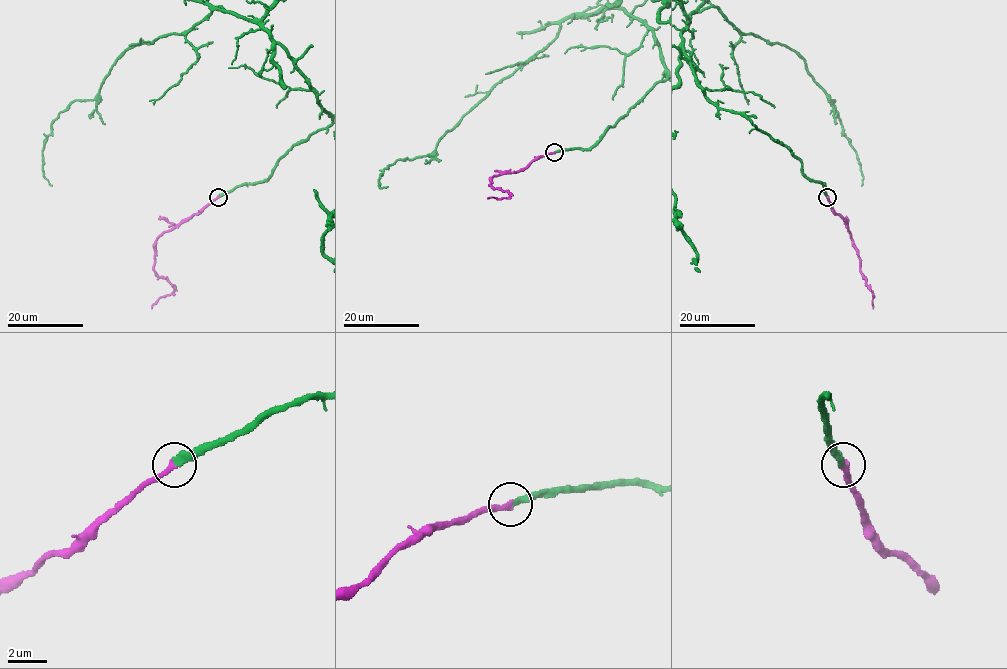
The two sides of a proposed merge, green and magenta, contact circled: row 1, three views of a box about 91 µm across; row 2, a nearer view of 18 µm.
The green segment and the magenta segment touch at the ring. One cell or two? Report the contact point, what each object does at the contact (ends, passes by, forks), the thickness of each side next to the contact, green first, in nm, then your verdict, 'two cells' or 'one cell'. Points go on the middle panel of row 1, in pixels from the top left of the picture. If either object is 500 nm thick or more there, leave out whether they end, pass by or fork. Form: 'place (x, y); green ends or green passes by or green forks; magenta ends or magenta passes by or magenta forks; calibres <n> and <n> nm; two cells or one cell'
place (554, 152); green ends; magenta ends; calibres 360 and 340 nm; one cell

